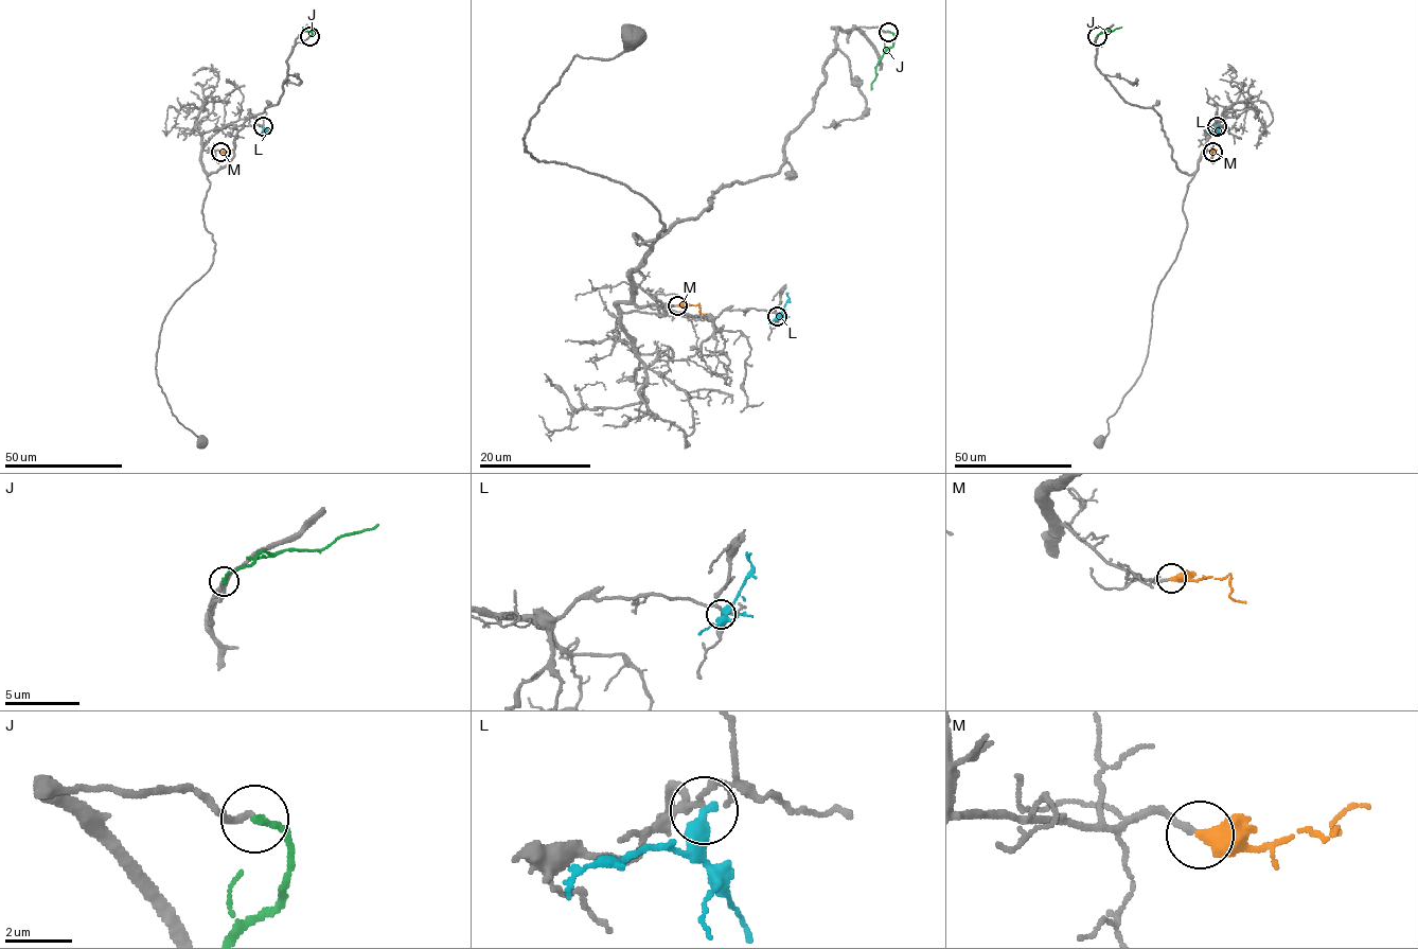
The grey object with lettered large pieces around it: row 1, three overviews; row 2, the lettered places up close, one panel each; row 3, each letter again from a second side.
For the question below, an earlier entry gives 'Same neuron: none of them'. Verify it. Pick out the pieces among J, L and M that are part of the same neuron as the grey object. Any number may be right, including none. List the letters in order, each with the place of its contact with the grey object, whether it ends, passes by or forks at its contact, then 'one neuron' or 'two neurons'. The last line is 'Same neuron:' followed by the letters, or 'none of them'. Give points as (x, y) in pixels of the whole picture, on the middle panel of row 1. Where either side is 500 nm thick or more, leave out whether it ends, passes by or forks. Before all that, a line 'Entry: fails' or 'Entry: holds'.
Entry: fails
J: meets grey at (888, 32); it ends there; two neurons
L: meets grey at (777, 316); it ends there; two neurons
M: meets grey at (677, 305); one neuron
Same neuron: M

